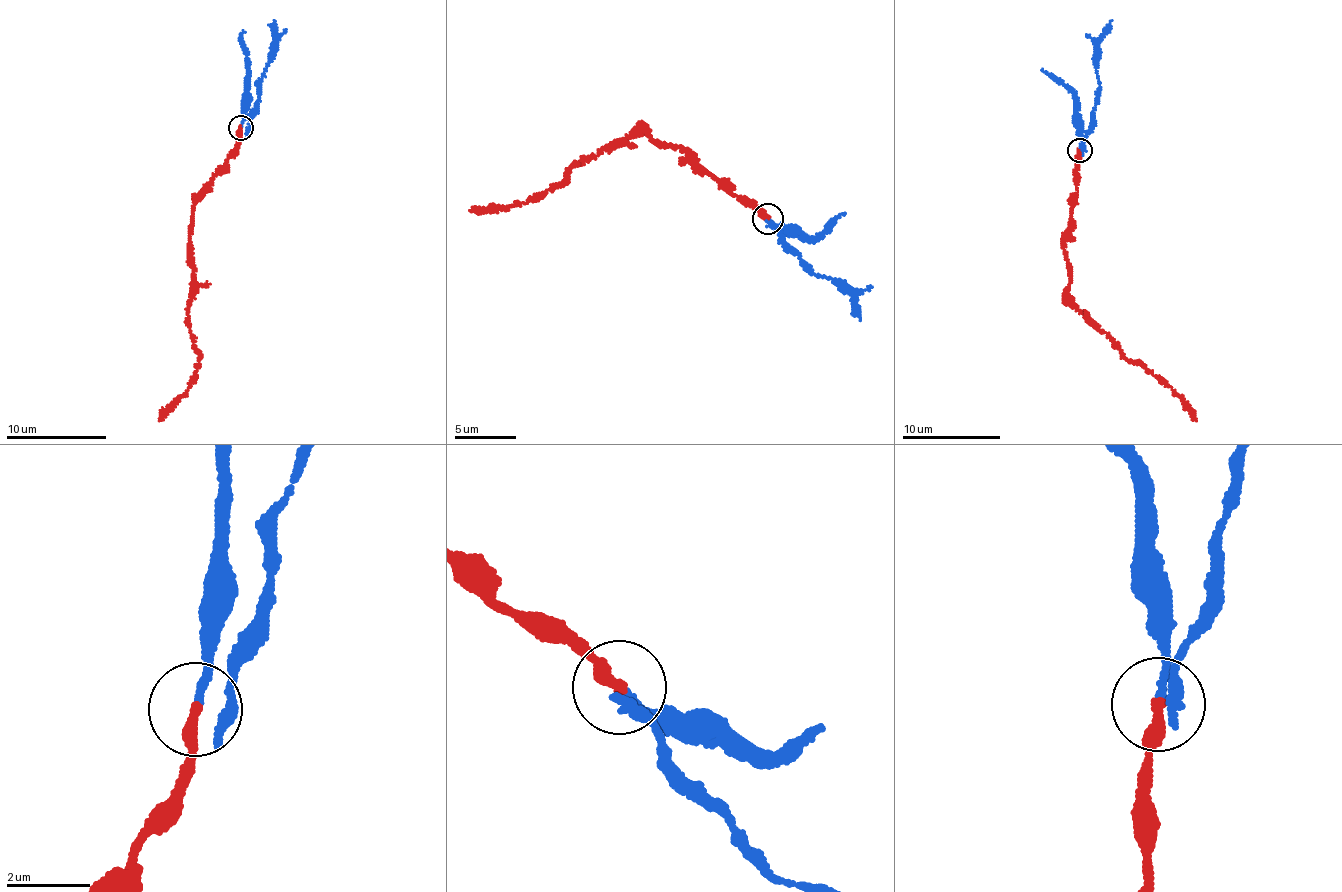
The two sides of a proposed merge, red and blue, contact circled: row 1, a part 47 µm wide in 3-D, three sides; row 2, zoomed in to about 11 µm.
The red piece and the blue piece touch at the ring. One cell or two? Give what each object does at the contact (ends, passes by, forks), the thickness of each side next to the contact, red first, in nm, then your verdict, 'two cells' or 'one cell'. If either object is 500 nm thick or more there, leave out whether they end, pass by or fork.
red ends | blue forks | 320/160 nm | one cell

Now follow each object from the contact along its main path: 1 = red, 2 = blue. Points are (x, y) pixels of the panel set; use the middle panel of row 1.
1: (768, 219), (676, 148), (653, 139), (639, 127), (628, 137), (576, 162), (567, 178), (523, 202), (469, 210)
2: (769, 220), (814, 274), (853, 296), (860, 320)

